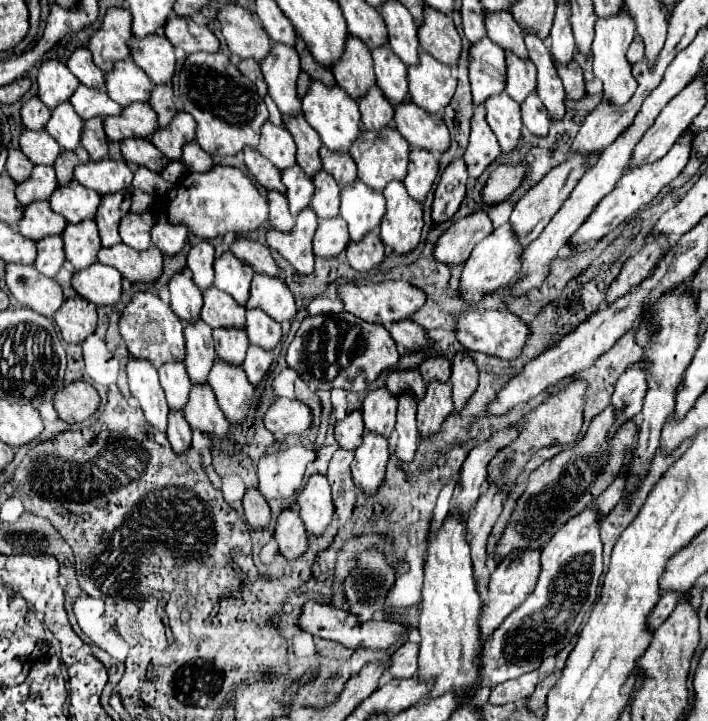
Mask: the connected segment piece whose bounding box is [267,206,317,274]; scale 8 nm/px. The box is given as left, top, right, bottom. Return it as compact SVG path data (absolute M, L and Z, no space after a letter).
M307 206L305 212L297 214L295 226L291 232L279 232L275 228L267 230L267 244L269 248L277 250L291 266L301 272L301 274L311 274L313 272L313 250L311 250L311 240L317 228L317 216L315 212Z

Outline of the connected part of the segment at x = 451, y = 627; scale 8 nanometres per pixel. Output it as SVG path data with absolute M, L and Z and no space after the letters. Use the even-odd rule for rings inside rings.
M449 514L441 528L429 532L429 546L423 568L423 590L419 610L419 676L435 678L431 696L441 696L447 690L467 690L477 682L477 656L481 652L477 616L481 612L481 598L475 590L473 566L469 556L467 528L461 514Z

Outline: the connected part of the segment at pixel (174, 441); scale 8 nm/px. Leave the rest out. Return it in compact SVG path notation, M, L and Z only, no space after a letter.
M171 410L169 412L167 438L169 438L169 442L177 454L185 452L191 446L191 428L183 416L183 410Z

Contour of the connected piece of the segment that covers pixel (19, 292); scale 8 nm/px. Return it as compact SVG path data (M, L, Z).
M7 264L7 288L25 306L37 314L53 316L65 302L61 286L47 276L41 276L33 266Z

